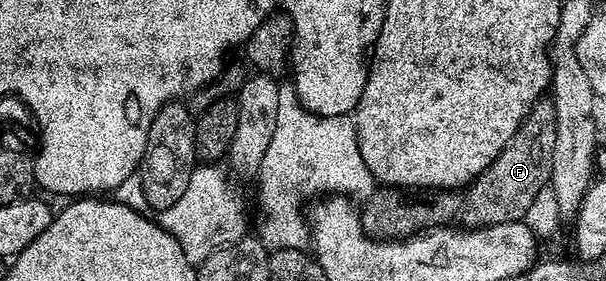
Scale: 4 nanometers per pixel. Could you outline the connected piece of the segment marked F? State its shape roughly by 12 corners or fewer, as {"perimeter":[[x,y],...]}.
{"perimeter":[[532,105],[467,187],[468,228],[527,219],[552,180],[556,113]]}

